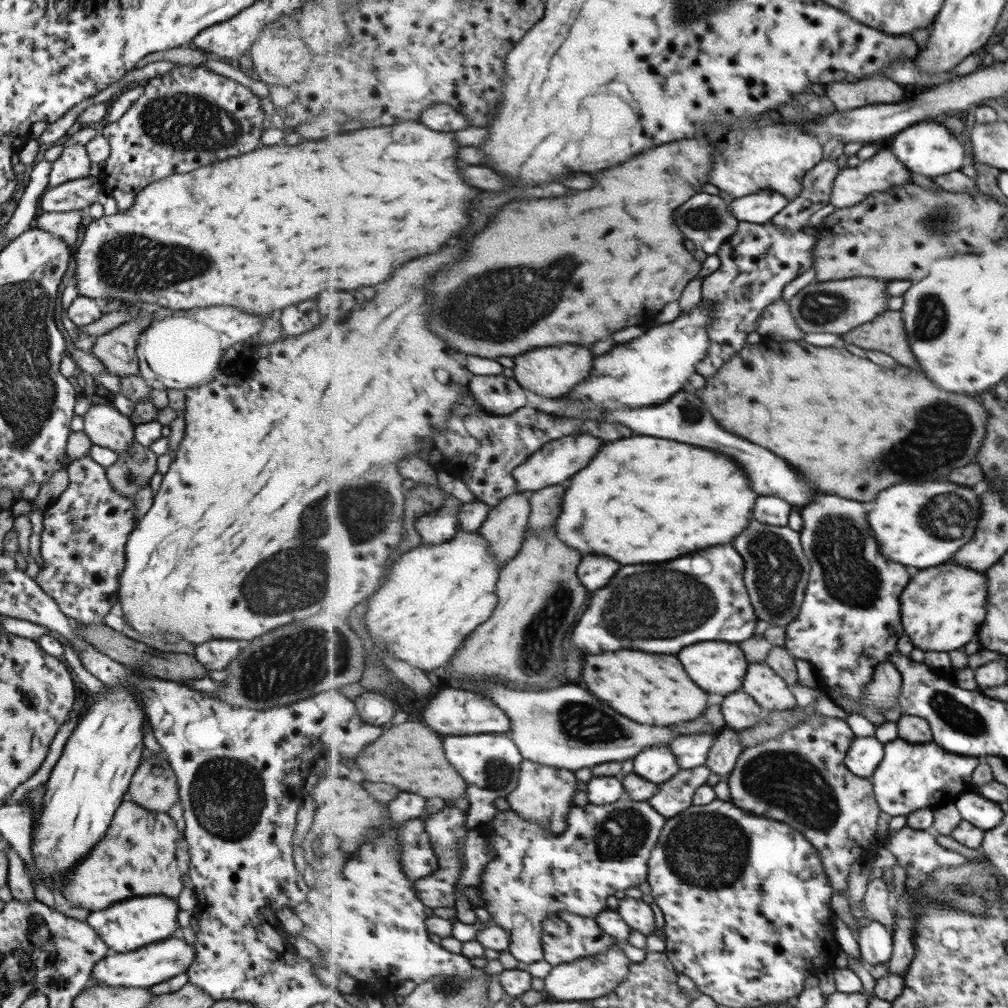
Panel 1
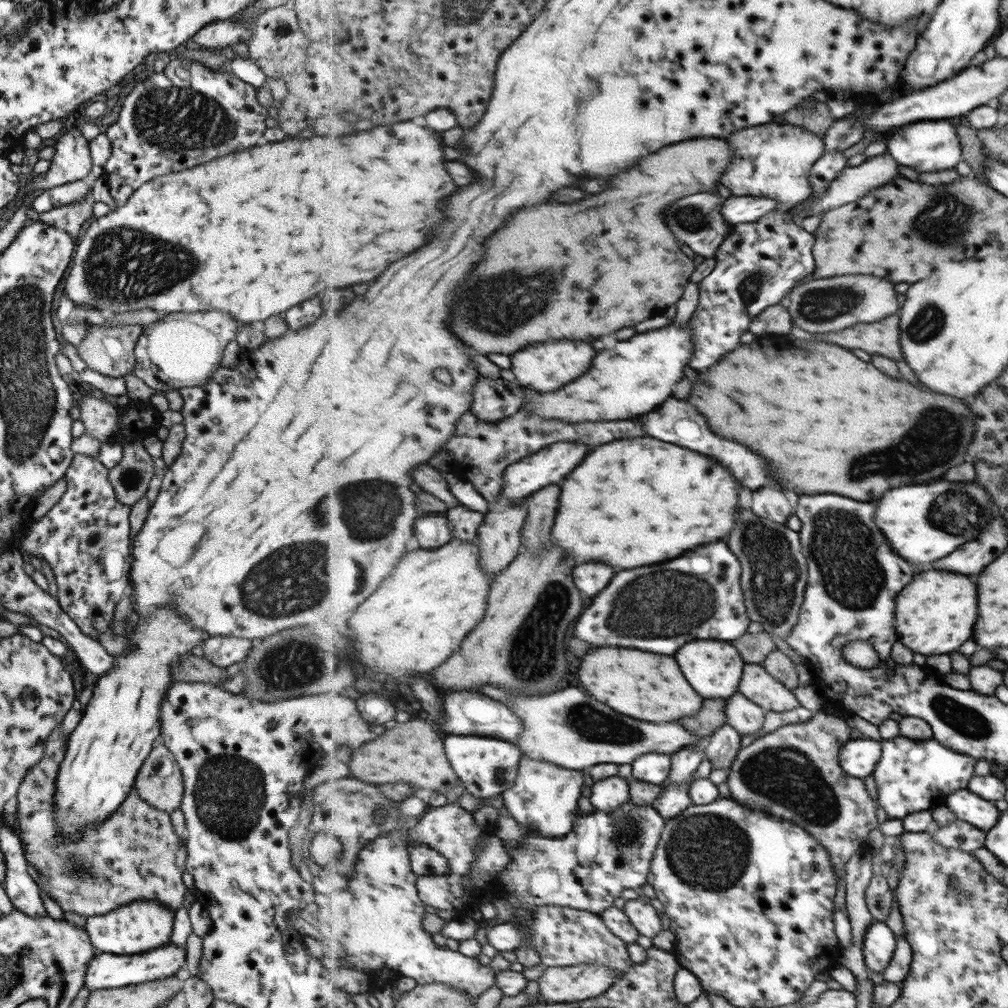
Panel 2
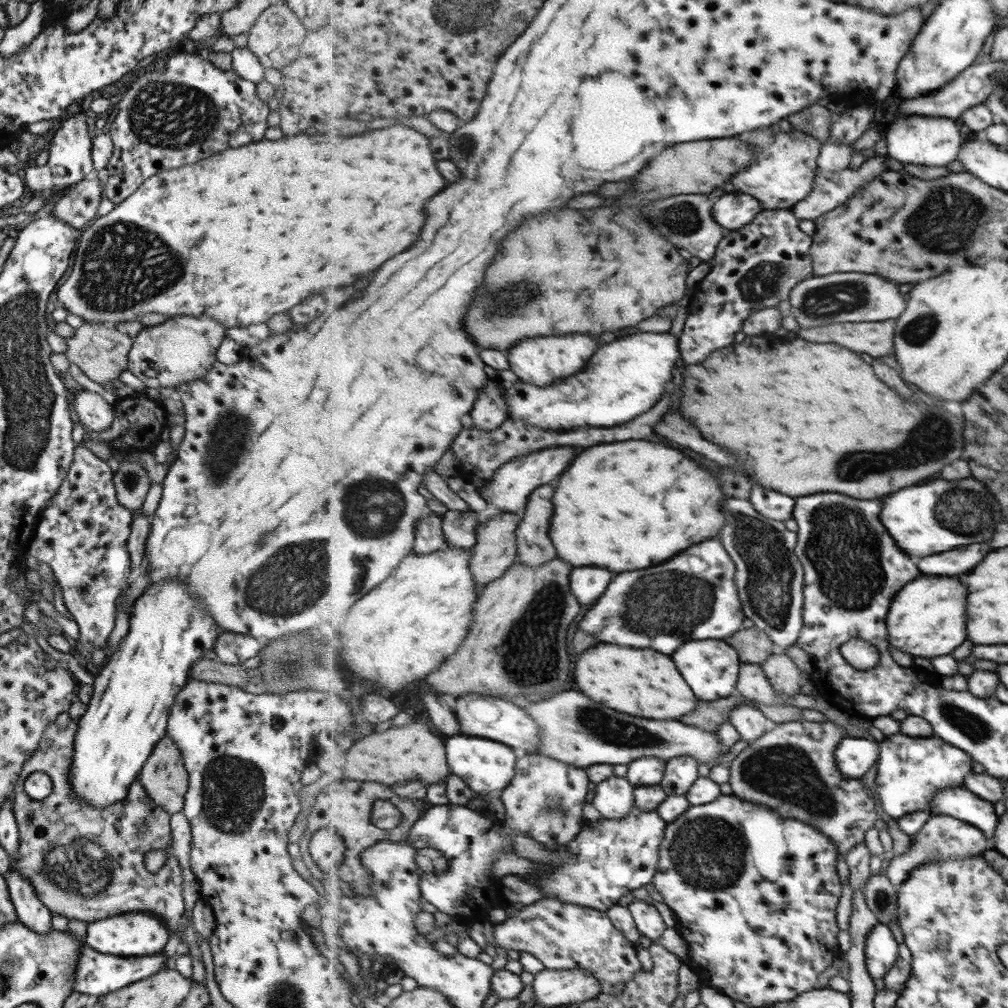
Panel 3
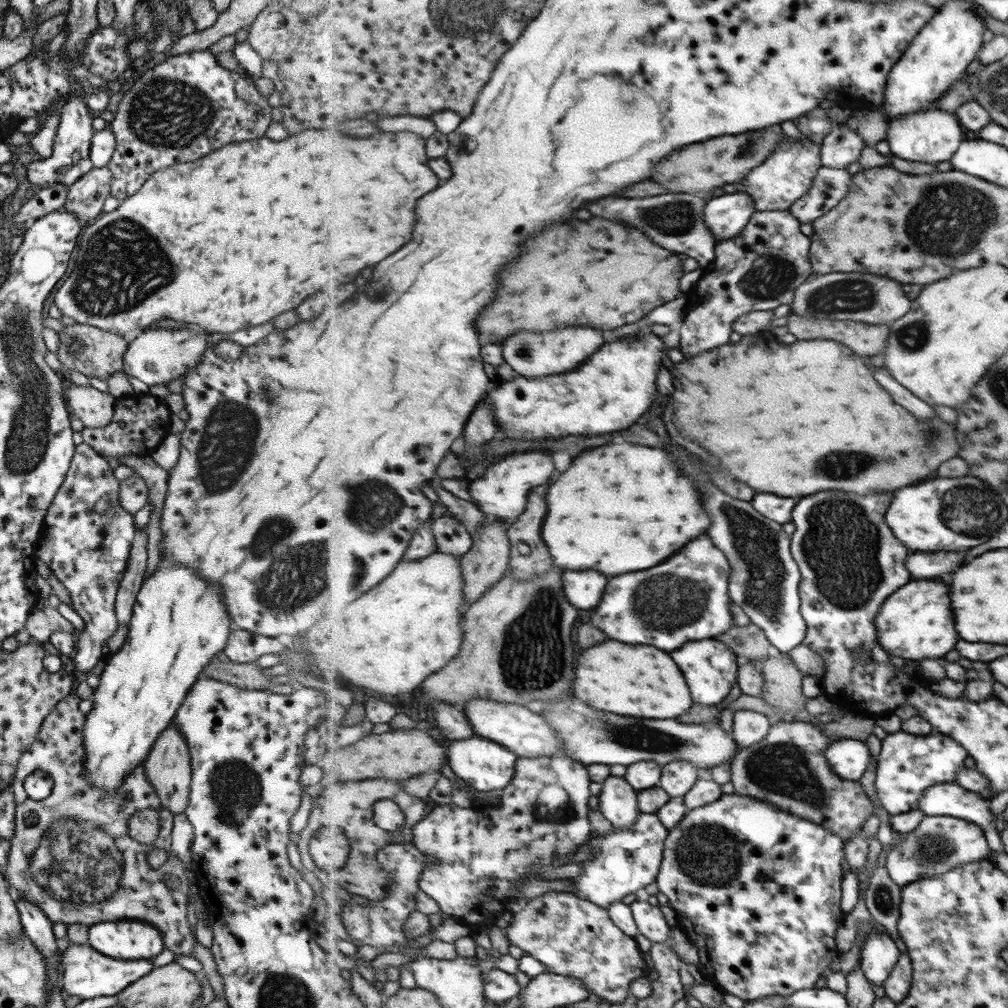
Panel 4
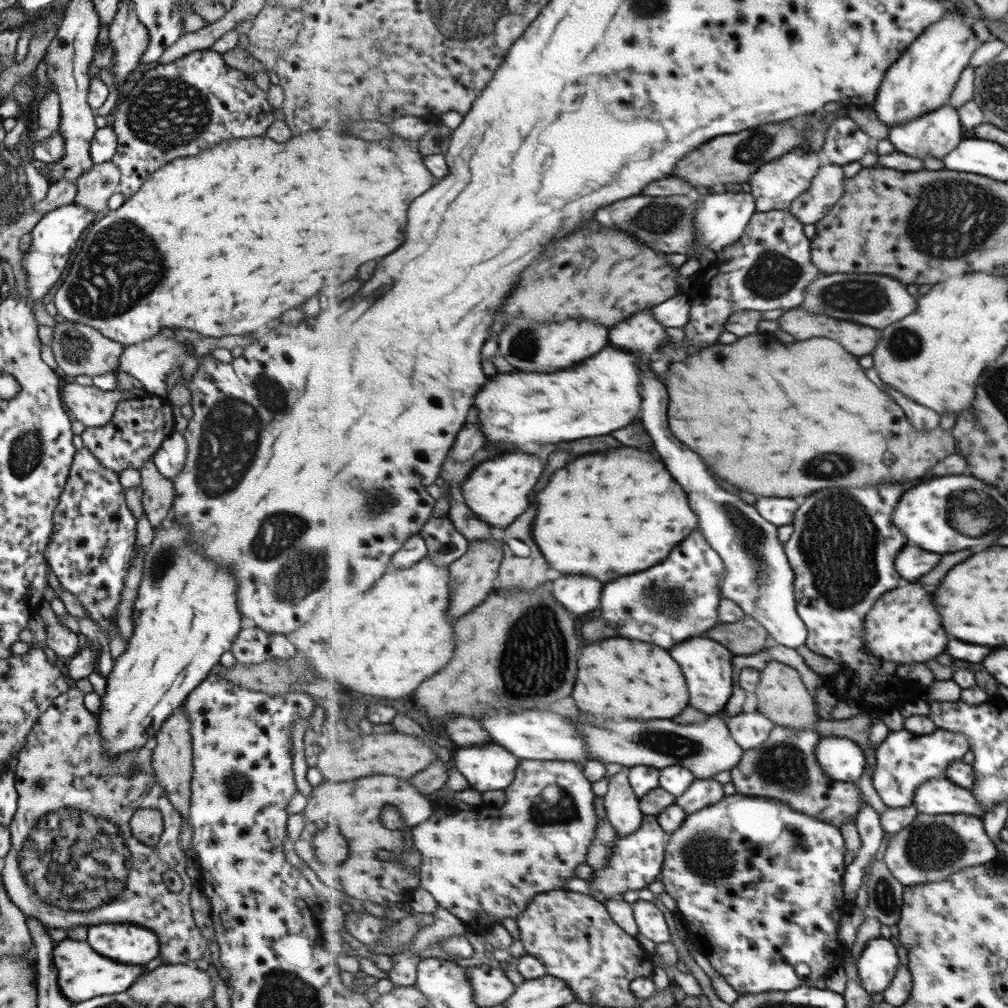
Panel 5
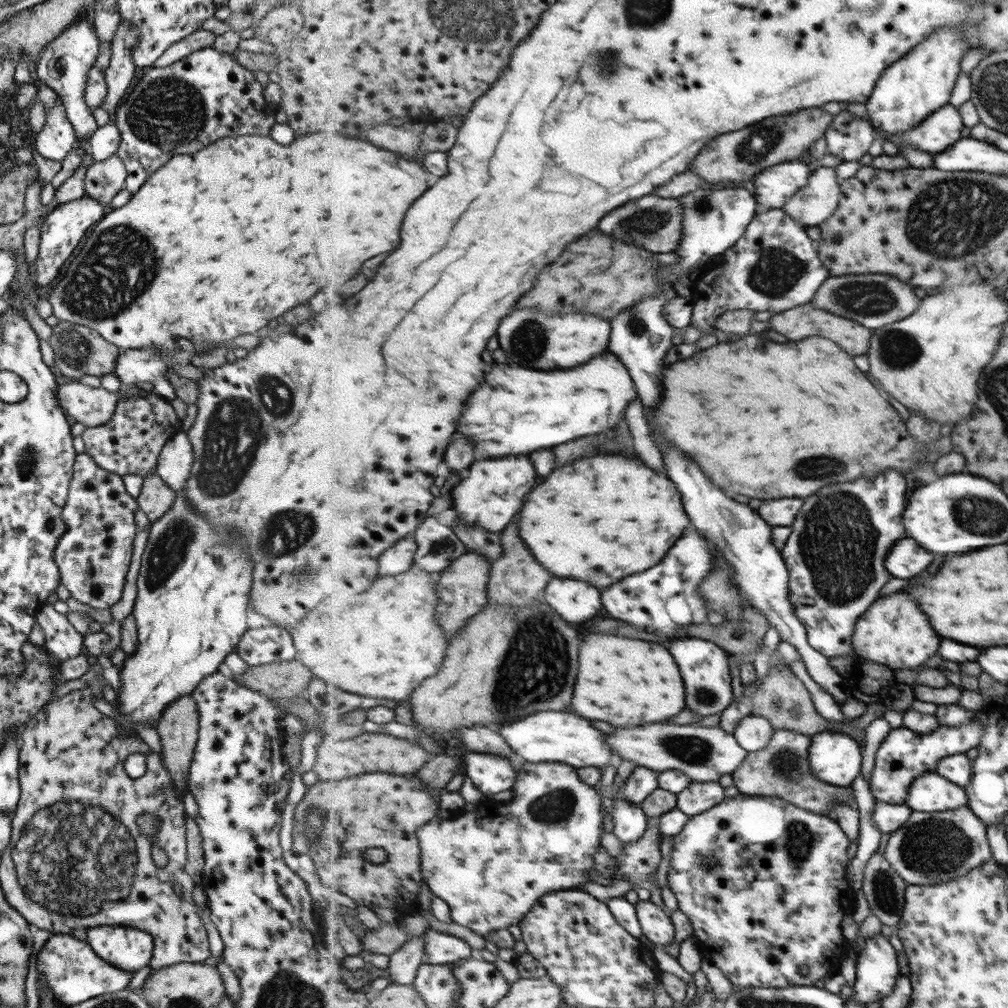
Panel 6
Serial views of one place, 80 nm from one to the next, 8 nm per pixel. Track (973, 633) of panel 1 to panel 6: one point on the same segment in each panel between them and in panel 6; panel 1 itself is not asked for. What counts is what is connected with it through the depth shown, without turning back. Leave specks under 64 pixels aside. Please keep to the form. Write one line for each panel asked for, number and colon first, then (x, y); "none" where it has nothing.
2: (936, 614)
3: (928, 618)
4: (918, 622)
5: (905, 626)
6: (896, 632)

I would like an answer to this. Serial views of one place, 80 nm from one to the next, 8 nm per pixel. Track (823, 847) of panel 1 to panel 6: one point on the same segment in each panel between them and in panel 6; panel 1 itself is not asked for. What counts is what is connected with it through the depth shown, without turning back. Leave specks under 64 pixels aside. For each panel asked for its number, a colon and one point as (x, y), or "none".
2: (794, 772)
3: (792, 768)
4: (789, 769)
5: (786, 768)
6: (782, 769)

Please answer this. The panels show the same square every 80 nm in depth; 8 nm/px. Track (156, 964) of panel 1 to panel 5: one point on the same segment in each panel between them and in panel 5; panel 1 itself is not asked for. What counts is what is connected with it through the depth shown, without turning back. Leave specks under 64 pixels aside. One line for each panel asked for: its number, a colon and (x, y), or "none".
2: (104, 970)
3: (95, 974)
4: (85, 974)
5: (81, 973)

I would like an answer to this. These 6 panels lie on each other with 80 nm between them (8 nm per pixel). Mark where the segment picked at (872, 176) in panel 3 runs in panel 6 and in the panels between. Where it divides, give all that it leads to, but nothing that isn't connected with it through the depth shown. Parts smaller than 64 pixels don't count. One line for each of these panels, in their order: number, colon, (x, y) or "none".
4: (831, 185)
5: (829, 185)
6: (814, 203)

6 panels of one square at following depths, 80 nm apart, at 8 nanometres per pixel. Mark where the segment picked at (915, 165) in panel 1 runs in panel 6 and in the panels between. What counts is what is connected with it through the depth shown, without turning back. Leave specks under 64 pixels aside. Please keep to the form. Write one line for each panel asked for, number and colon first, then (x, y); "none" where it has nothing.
2: (928, 146)
3: (925, 140)
4: (930, 136)
5: (938, 134)
6: (940, 131)

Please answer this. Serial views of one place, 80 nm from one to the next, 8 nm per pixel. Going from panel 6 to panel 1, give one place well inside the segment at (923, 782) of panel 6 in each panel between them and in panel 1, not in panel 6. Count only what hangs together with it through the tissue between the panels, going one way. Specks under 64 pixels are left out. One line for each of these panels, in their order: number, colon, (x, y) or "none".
1: (980, 811)
2: (968, 806)
3: (959, 802)
4: (948, 799)
5: (939, 796)

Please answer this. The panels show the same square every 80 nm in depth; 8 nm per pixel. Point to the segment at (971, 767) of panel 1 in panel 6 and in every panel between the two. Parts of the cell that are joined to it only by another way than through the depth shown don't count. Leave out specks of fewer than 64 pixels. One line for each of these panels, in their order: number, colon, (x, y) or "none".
2: (913, 775)
3: (911, 770)
4: (907, 765)
5: (905, 761)
6: (905, 756)

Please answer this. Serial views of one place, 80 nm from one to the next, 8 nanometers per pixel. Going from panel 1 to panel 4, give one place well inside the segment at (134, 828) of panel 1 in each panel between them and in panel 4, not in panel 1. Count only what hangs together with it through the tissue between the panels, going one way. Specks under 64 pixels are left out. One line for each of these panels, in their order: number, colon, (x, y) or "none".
2: (133, 855)
3: (86, 864)
4: (70, 854)

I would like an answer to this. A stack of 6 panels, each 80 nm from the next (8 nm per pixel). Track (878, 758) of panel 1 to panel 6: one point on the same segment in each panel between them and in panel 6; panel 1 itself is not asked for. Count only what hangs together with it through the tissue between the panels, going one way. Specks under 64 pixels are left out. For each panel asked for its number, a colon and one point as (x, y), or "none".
2: (859, 758)
3: (855, 756)
4: (849, 758)
5: (842, 760)
6: (835, 758)

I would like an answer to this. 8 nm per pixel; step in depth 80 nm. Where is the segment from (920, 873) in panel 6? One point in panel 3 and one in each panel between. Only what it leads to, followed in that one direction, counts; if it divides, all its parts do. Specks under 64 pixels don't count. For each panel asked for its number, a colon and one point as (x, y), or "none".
3: (943, 837)
4: (939, 844)
5: (934, 847)

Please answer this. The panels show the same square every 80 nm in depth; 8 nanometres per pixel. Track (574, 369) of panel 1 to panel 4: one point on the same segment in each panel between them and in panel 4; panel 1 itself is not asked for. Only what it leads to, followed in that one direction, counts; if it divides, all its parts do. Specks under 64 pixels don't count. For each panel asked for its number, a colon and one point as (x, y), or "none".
2: (547, 367)
3: (541, 360)
4: (535, 355)

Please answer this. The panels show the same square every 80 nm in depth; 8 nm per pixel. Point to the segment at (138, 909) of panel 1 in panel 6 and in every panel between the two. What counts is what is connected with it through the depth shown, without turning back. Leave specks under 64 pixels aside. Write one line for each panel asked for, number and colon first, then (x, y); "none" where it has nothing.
2: (133, 928)
3: (135, 934)
4: (126, 939)
5: (126, 943)
6: (126, 948)

